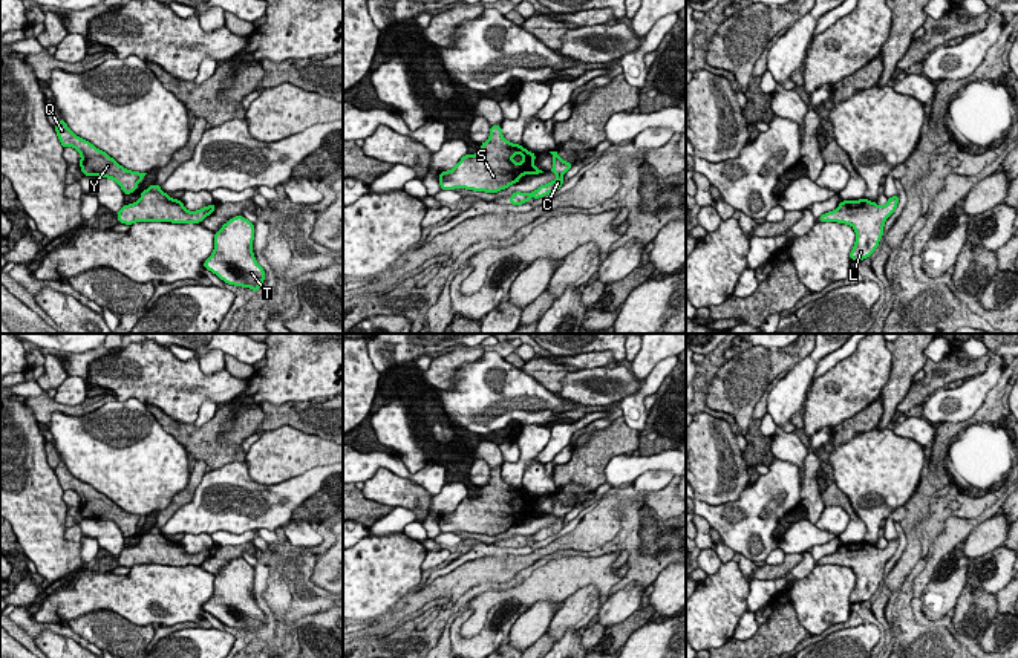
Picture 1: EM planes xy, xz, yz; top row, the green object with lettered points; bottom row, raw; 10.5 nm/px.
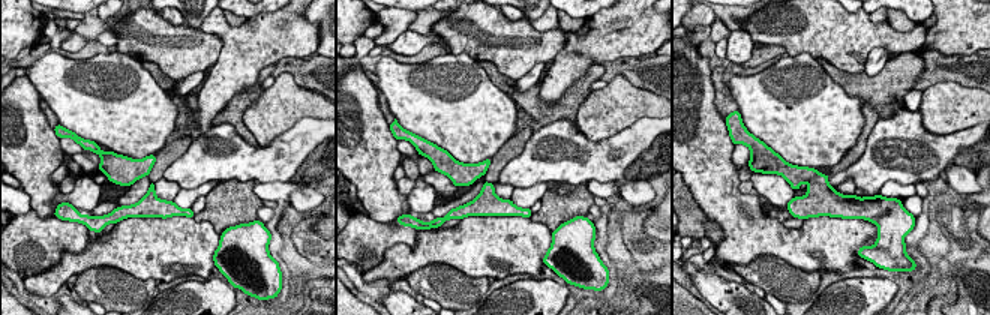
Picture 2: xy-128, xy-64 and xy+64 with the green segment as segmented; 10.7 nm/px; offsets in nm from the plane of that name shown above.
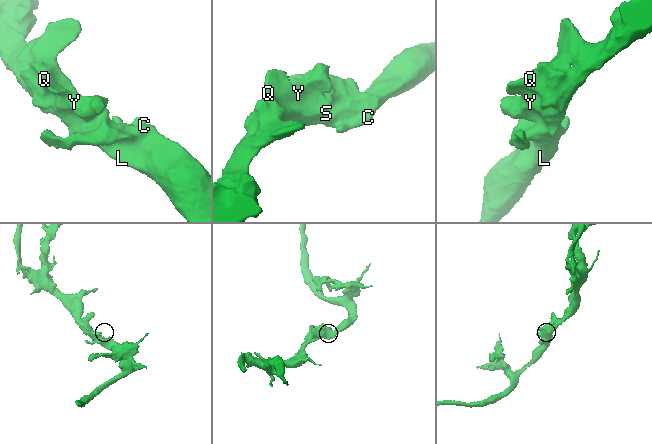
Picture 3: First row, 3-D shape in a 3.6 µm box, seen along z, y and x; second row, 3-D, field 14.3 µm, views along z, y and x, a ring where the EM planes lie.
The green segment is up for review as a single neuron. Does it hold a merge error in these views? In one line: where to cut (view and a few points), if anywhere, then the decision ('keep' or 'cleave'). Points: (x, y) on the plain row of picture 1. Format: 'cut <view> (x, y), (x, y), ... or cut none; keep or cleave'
cut none; keep

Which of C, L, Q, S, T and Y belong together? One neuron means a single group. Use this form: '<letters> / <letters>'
C L Q S T Y

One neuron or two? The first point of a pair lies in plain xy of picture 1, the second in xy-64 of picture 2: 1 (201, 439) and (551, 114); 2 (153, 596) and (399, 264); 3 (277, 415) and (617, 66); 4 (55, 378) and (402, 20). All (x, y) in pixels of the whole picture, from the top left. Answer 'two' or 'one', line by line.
1: one
2: one
3: one
4: one

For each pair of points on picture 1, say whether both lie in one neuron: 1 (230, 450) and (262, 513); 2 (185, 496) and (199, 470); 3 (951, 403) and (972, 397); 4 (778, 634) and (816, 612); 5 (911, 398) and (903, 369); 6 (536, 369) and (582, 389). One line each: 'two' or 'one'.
1: two
2: one
3: one
4: two
5: two
6: two

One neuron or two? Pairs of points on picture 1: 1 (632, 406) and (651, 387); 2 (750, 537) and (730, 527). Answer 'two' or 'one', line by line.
1: one
2: one

